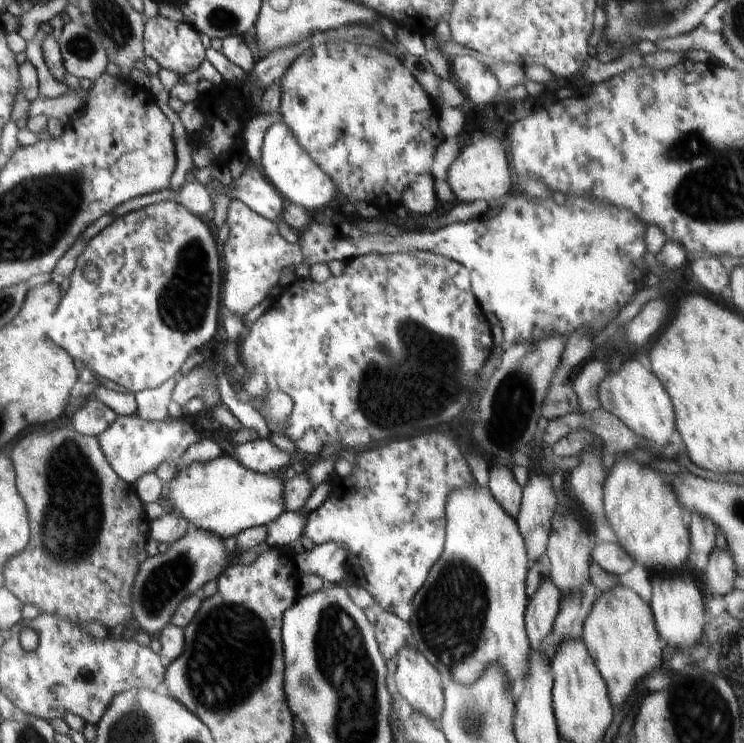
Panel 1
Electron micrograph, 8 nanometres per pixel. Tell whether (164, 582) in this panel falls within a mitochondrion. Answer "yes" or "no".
yes

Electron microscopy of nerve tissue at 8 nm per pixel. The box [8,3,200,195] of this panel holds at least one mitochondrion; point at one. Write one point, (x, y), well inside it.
(82, 46)

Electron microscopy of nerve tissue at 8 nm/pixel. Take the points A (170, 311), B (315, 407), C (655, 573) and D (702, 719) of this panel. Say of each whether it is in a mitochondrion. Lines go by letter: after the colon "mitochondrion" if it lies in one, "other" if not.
A: mitochondrion
B: other
C: other
D: mitochondrion

